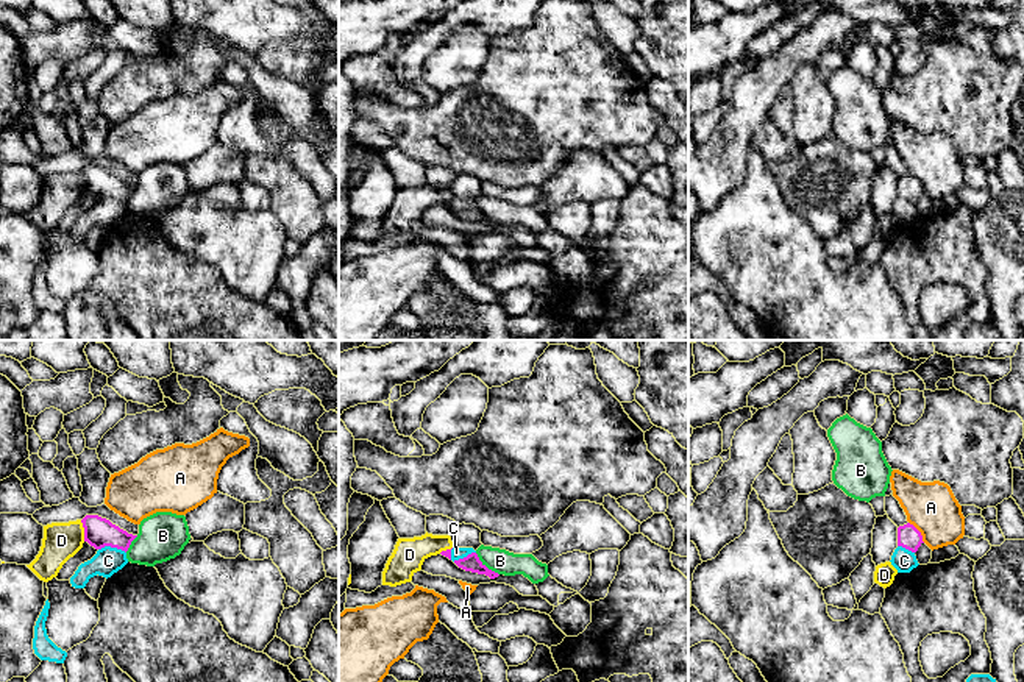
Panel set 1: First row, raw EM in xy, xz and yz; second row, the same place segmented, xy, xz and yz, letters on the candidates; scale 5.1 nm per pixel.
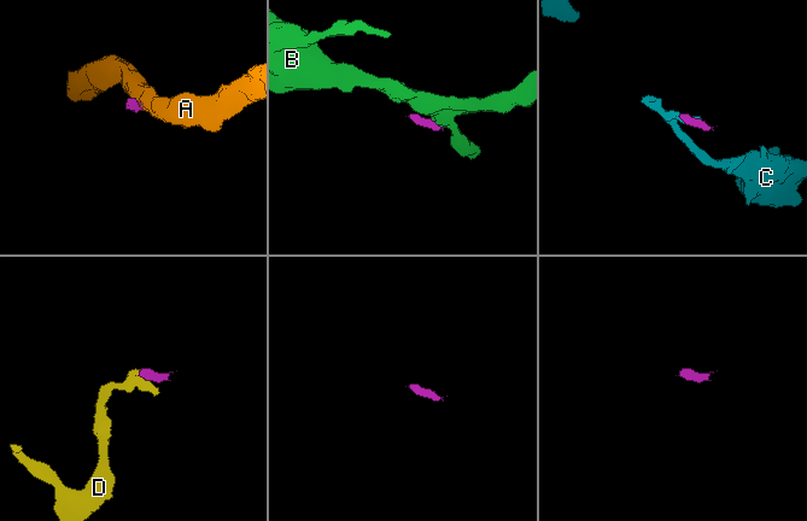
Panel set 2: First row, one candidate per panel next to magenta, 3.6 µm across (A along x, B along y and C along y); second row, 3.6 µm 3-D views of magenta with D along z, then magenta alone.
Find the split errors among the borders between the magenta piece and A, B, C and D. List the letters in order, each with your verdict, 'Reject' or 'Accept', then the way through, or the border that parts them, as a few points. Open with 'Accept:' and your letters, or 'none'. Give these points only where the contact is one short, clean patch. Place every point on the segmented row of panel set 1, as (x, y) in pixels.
Accept: none
A: Reject. Boundary: yz (909, 522), (924, 542)
B: Reject. Boundary: xz (475, 553), (498, 575)
C: Reject. Boundary: xz (475, 551), (453, 561), (450, 559)
D: Reject. Boundary: xy (80, 520), (85, 529), (85, 540)

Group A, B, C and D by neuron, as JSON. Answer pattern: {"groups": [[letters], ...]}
{"groups": [["A"], ["B"], ["C"], ["D"]]}

